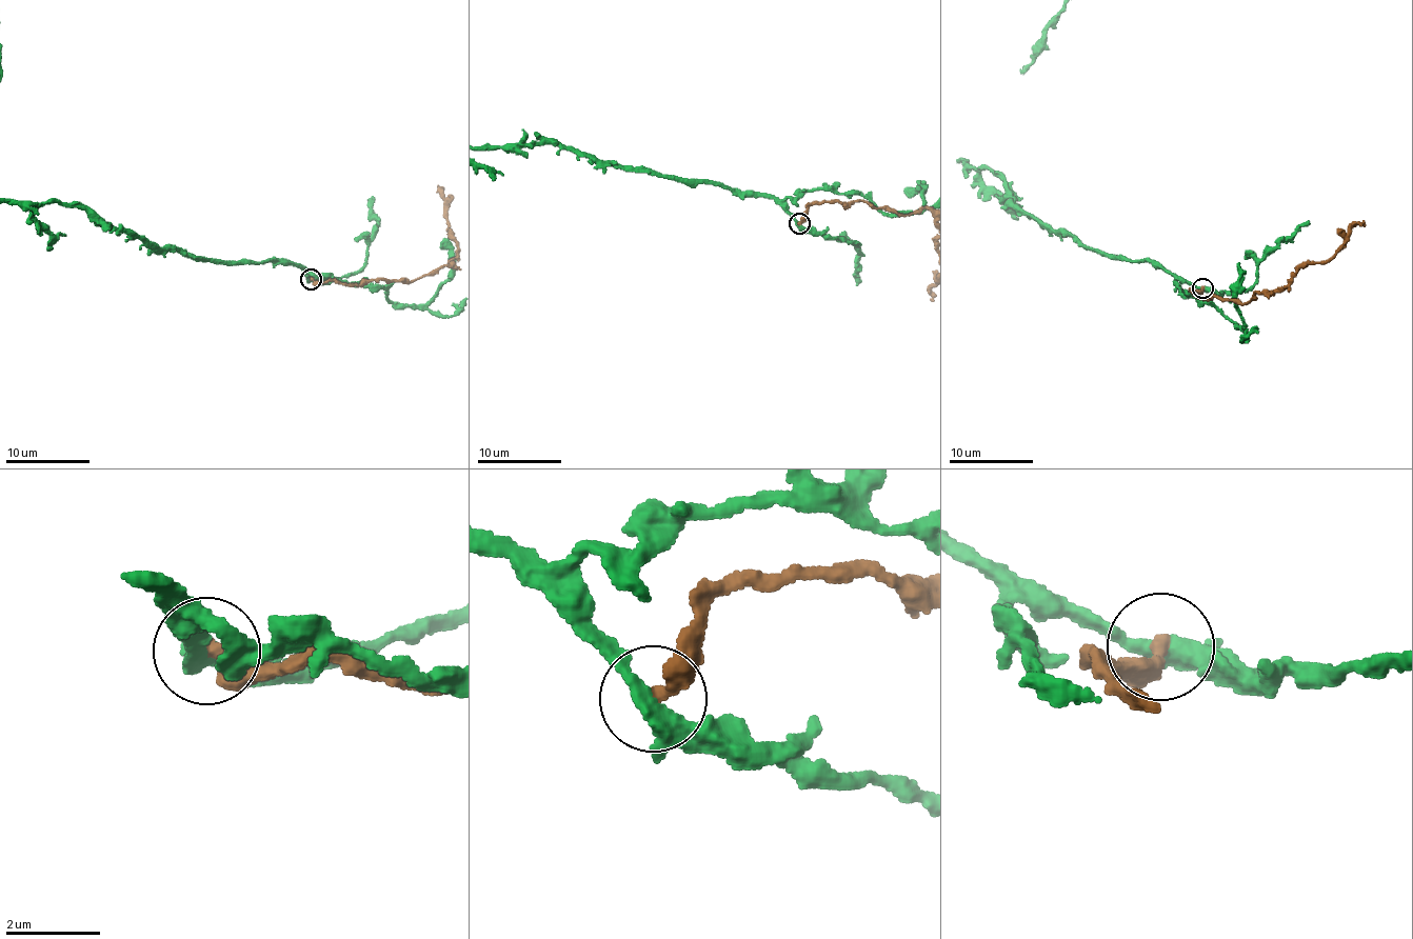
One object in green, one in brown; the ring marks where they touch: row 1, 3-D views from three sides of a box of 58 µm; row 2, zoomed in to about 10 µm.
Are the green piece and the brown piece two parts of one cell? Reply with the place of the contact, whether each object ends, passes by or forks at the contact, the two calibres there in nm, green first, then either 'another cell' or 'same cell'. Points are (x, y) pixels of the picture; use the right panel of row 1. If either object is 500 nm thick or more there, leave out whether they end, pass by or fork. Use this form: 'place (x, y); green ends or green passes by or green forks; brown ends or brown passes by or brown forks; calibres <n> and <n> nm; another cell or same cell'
place (1202, 287); green forks; brown ends; calibres 320 and 360 nm; another cell

